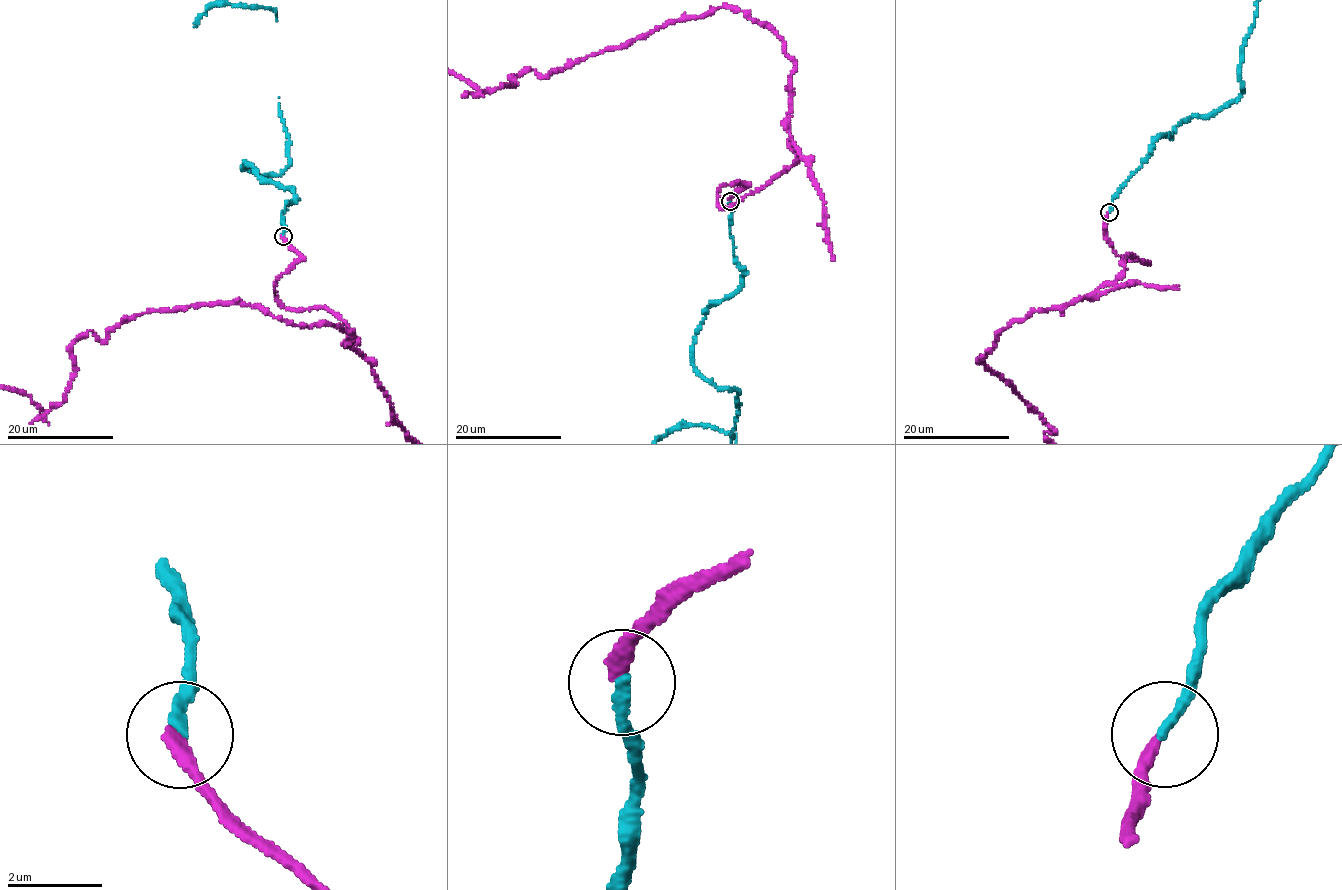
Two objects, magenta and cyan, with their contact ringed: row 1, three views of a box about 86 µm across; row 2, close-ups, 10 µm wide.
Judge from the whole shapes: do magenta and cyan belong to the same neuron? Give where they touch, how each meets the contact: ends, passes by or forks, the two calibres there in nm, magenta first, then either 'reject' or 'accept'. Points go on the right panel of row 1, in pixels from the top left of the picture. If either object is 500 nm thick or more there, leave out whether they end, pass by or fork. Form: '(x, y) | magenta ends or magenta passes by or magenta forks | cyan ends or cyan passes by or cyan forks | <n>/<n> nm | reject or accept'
(1109, 212) | magenta ends | cyan ends | 320/240 nm | reject

